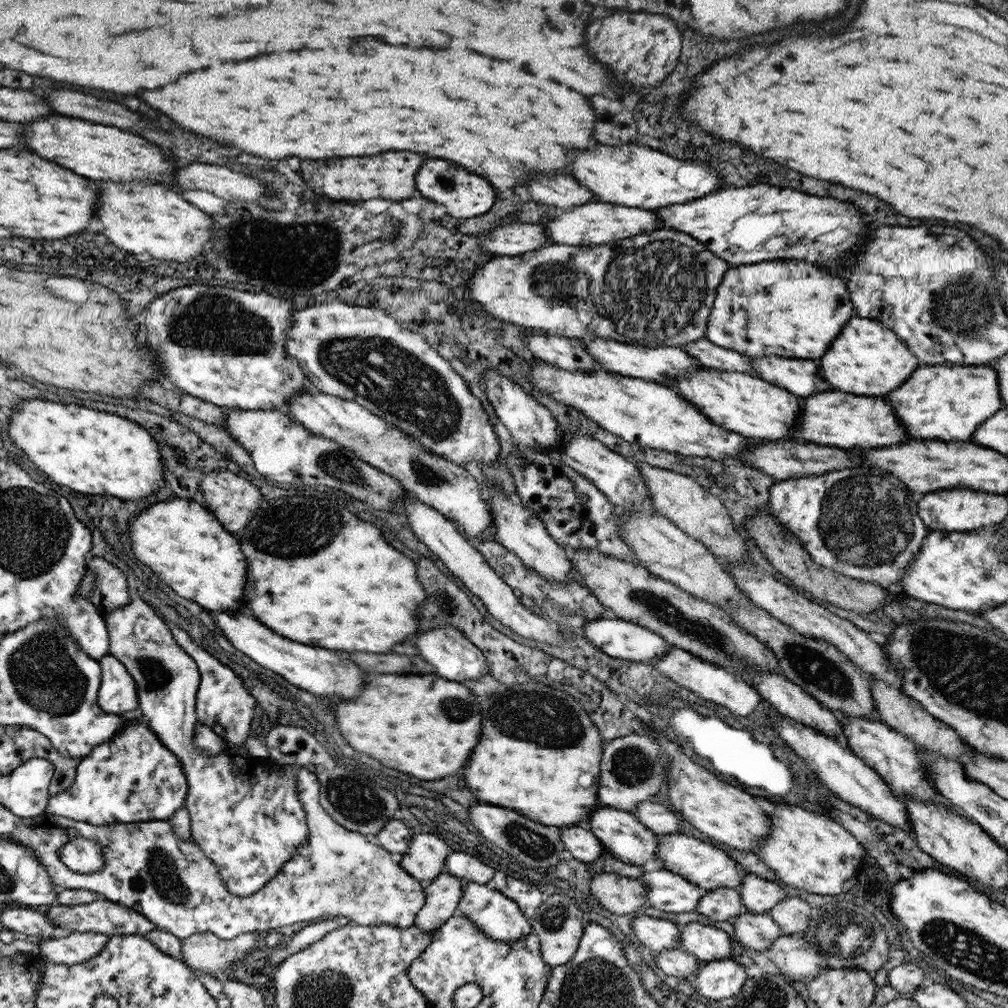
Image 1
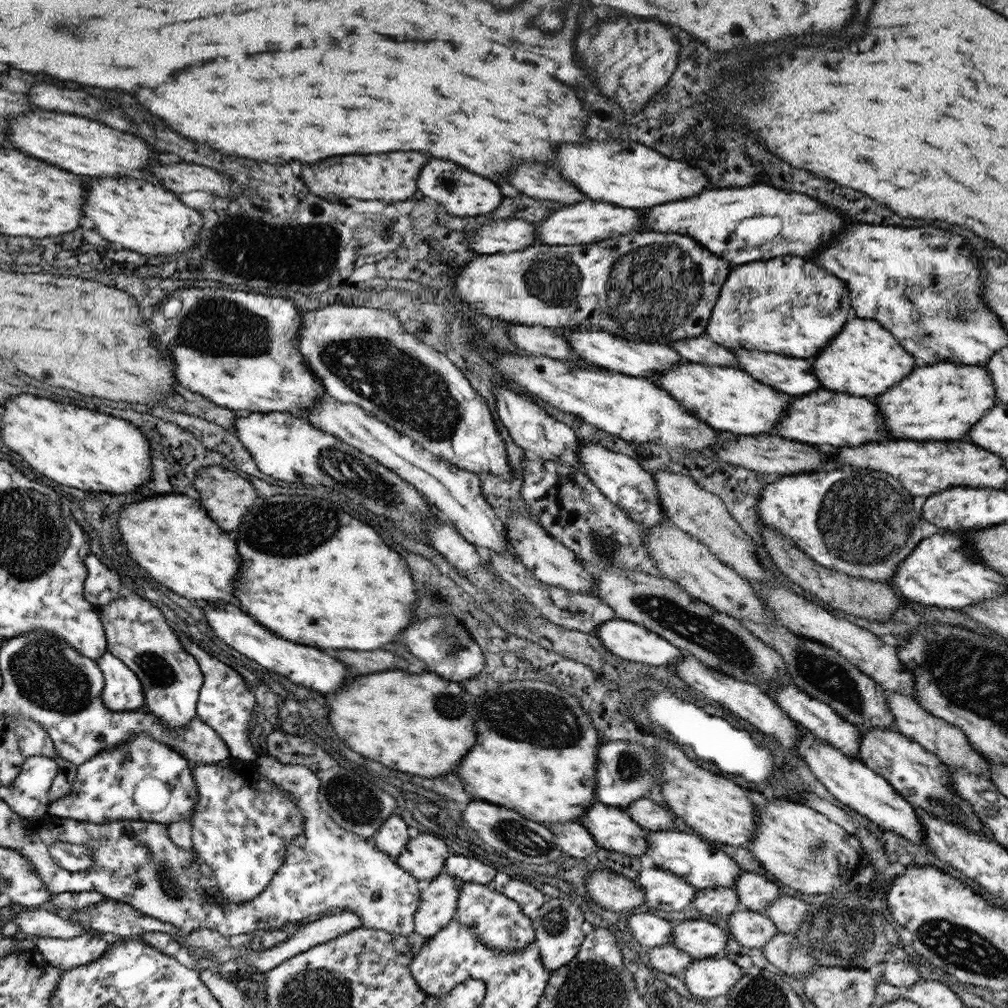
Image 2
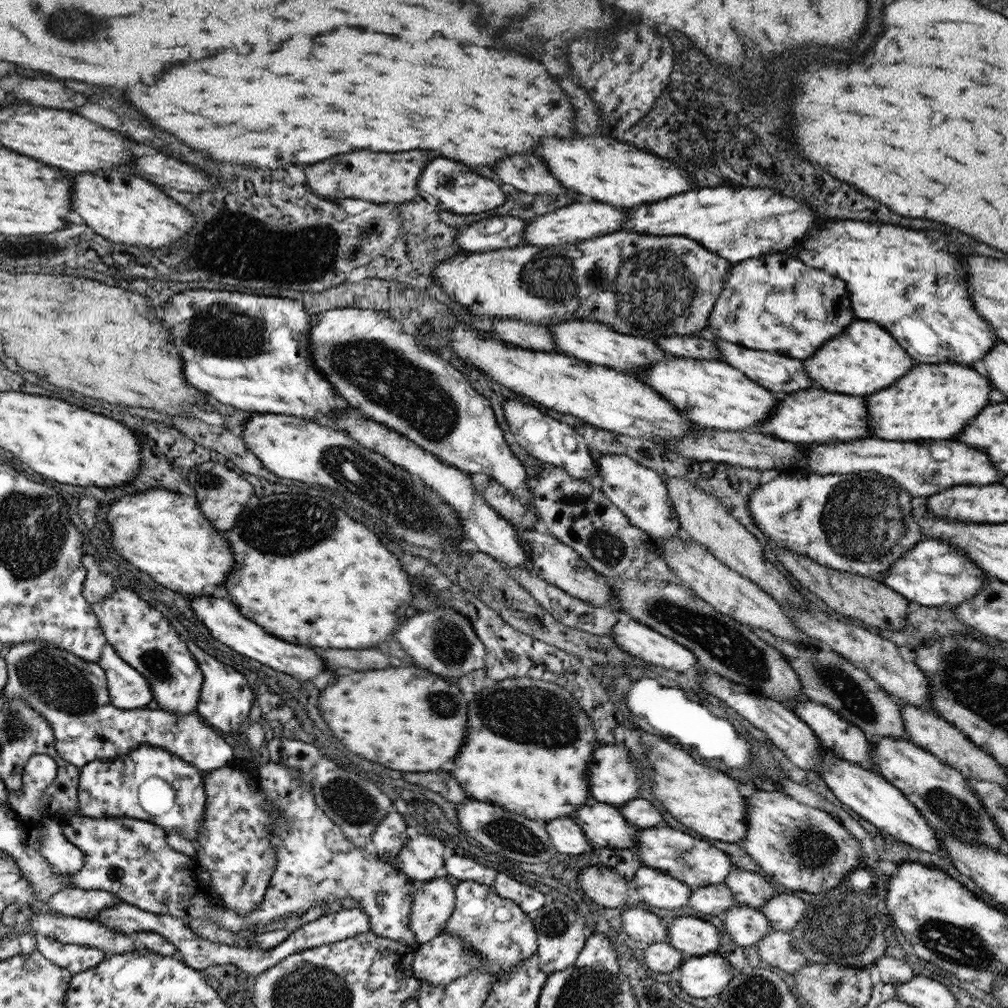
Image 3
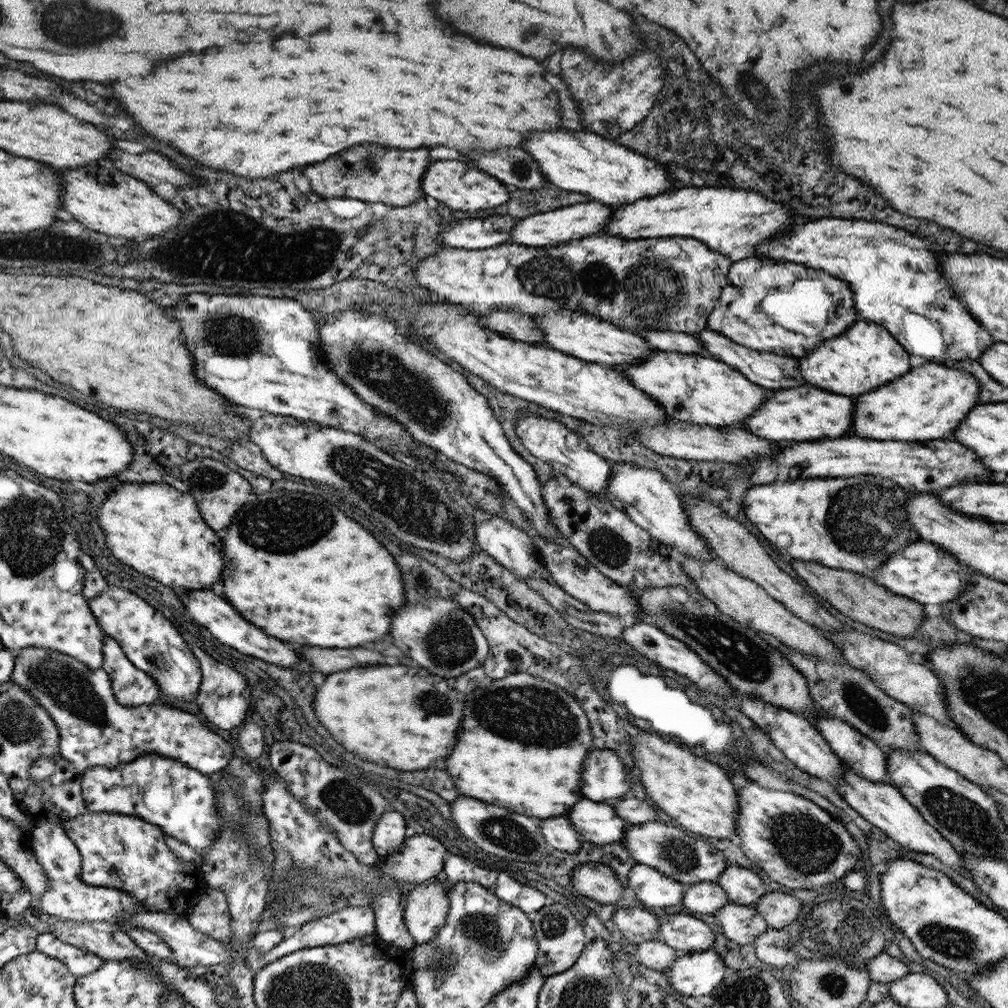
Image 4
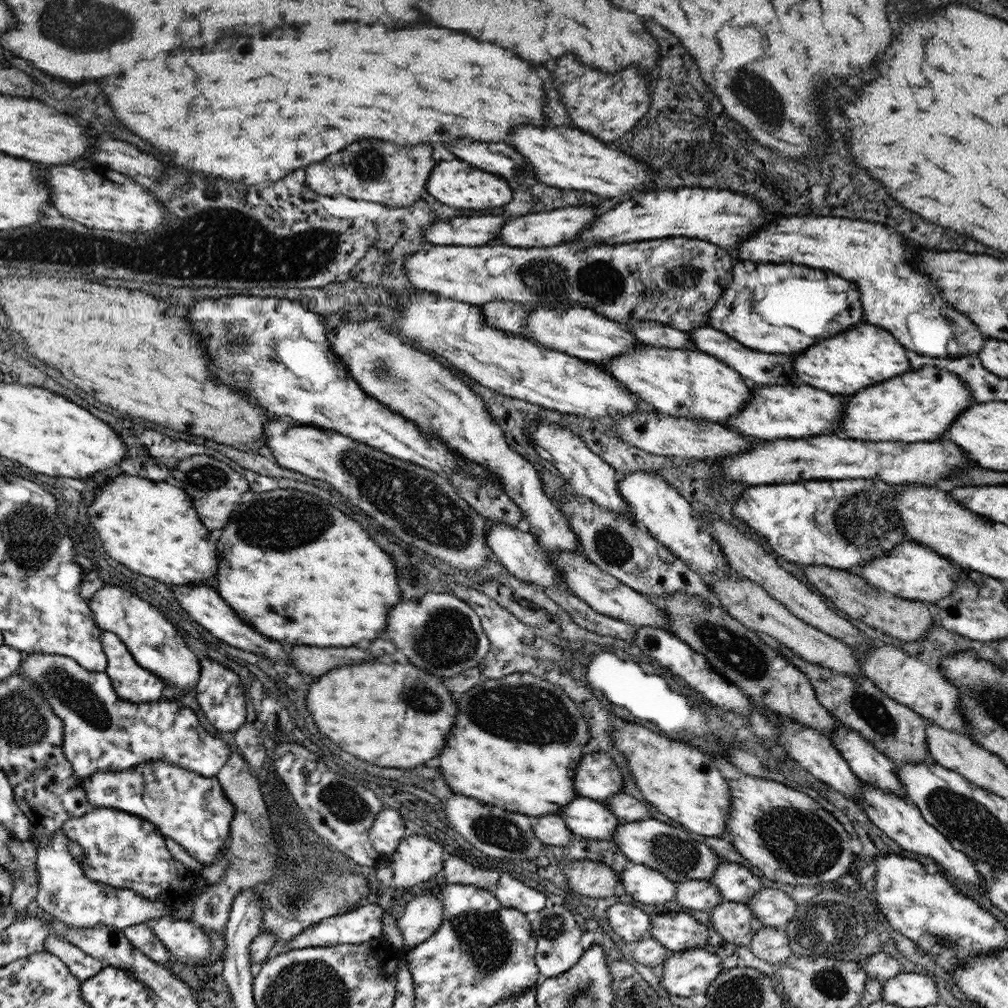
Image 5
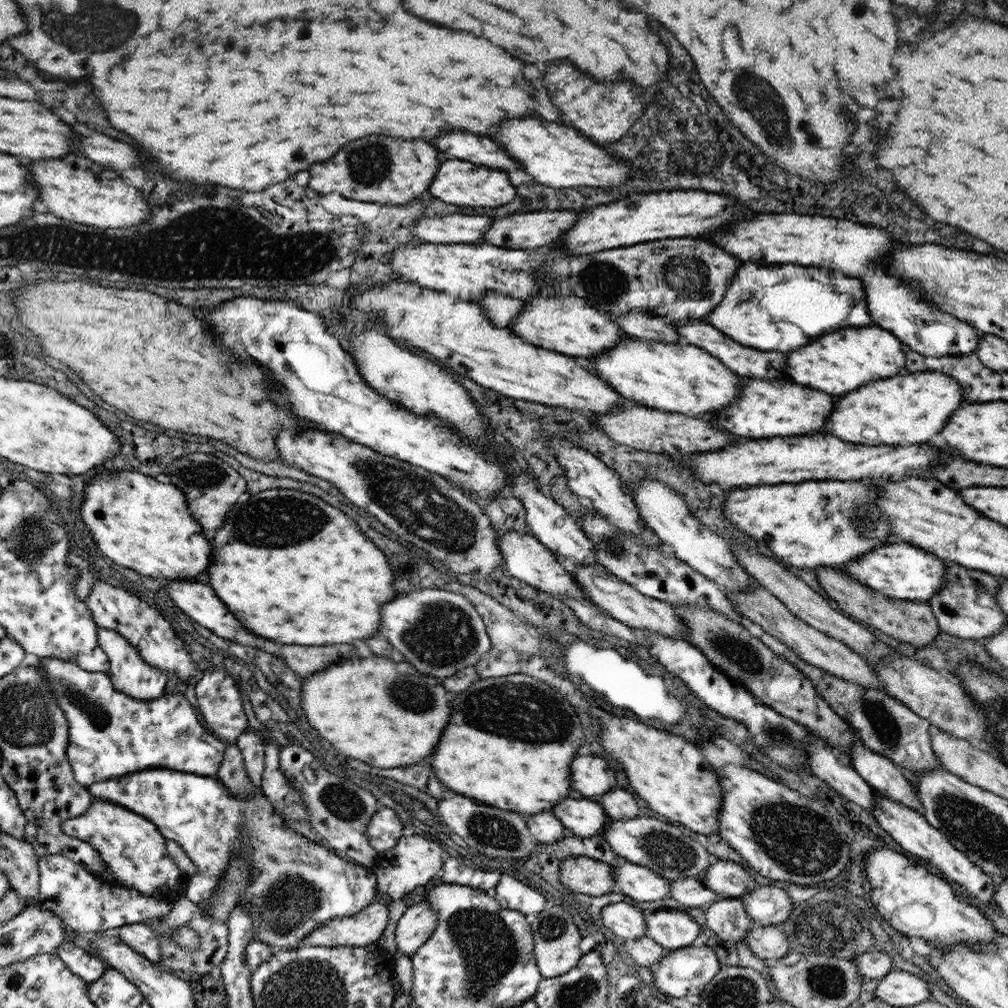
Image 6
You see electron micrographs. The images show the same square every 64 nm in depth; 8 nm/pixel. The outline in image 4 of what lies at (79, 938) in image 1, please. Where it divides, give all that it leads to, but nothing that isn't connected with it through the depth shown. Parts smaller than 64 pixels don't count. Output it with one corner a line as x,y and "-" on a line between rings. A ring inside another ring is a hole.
50,933
37,936
35,951
61,961
75,978
97,971
104,963
99,955
85,952
75,945
65,944

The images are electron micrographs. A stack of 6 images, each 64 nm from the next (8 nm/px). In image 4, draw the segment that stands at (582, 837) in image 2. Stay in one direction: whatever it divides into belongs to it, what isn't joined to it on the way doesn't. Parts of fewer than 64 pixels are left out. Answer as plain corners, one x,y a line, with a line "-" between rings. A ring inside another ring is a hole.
567,818
541,820
539,832
545,842
561,852
575,852
581,843
580,834
567,822

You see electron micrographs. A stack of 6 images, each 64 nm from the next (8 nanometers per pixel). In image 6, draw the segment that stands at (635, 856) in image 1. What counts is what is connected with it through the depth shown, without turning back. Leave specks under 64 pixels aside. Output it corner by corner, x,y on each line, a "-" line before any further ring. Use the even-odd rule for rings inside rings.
565,798
553,808
553,816
561,822
568,834
577,837
602,835
611,819
595,799

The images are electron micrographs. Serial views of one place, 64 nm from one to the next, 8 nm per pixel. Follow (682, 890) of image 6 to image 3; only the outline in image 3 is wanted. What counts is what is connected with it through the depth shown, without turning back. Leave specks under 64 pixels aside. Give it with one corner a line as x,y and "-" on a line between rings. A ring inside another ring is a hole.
708,884
691,890
687,906
704,915
721,917
727,909
737,905
731,898
731,891
725,885

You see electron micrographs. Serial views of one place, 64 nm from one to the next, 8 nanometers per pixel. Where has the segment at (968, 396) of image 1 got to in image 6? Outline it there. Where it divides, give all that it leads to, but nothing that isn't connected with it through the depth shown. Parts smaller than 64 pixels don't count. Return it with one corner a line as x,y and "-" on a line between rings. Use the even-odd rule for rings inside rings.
923,371
900,373
887,380
875,380
847,392
825,420
827,434
857,444
919,444
943,428
951,410
961,406
962,390
947,373

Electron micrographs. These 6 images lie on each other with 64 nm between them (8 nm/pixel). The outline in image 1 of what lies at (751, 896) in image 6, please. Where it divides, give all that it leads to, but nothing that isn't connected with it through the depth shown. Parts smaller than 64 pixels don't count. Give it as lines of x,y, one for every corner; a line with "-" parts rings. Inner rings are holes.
787,897
767,915
777,924
782,935
797,936
807,929
813,910
803,900

